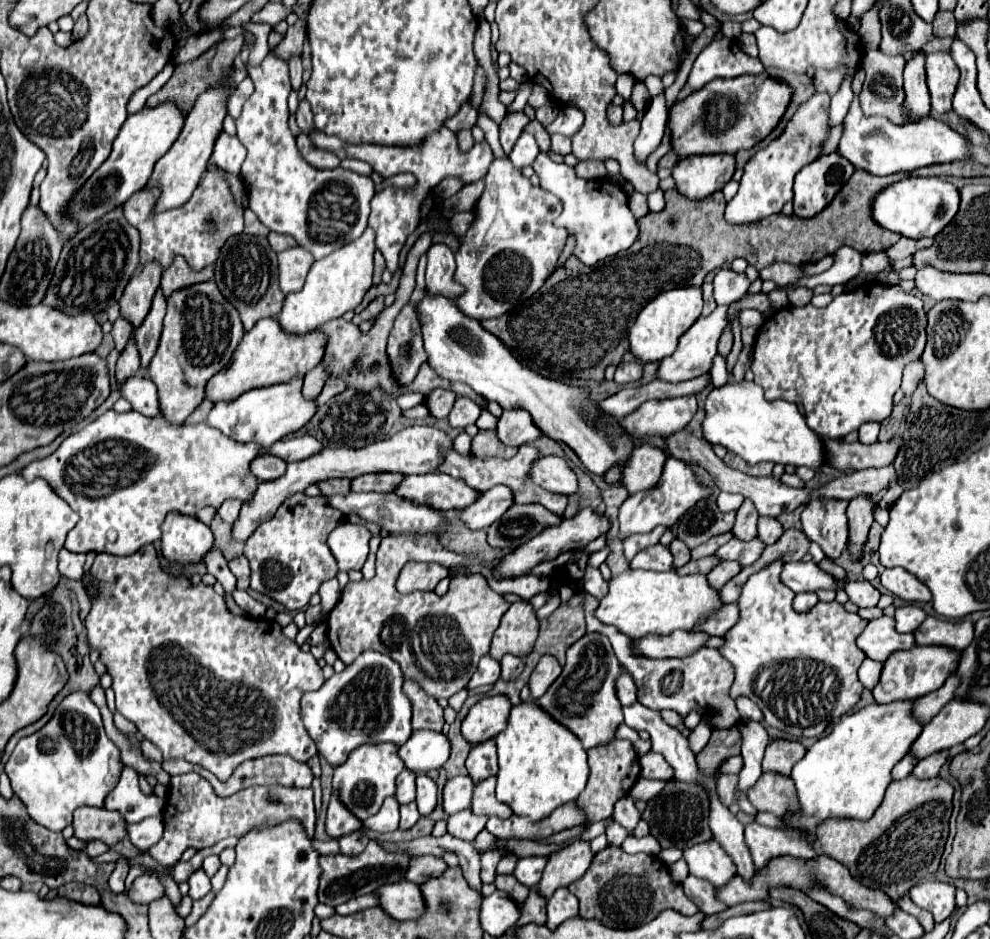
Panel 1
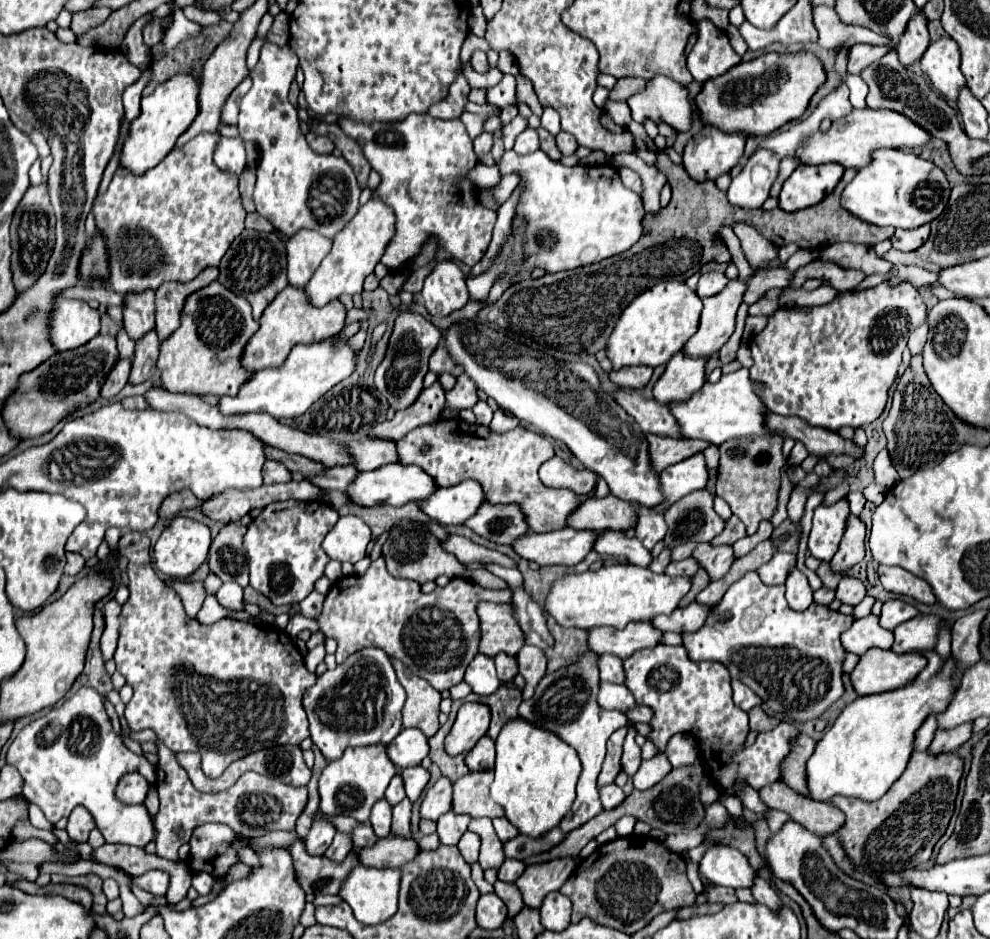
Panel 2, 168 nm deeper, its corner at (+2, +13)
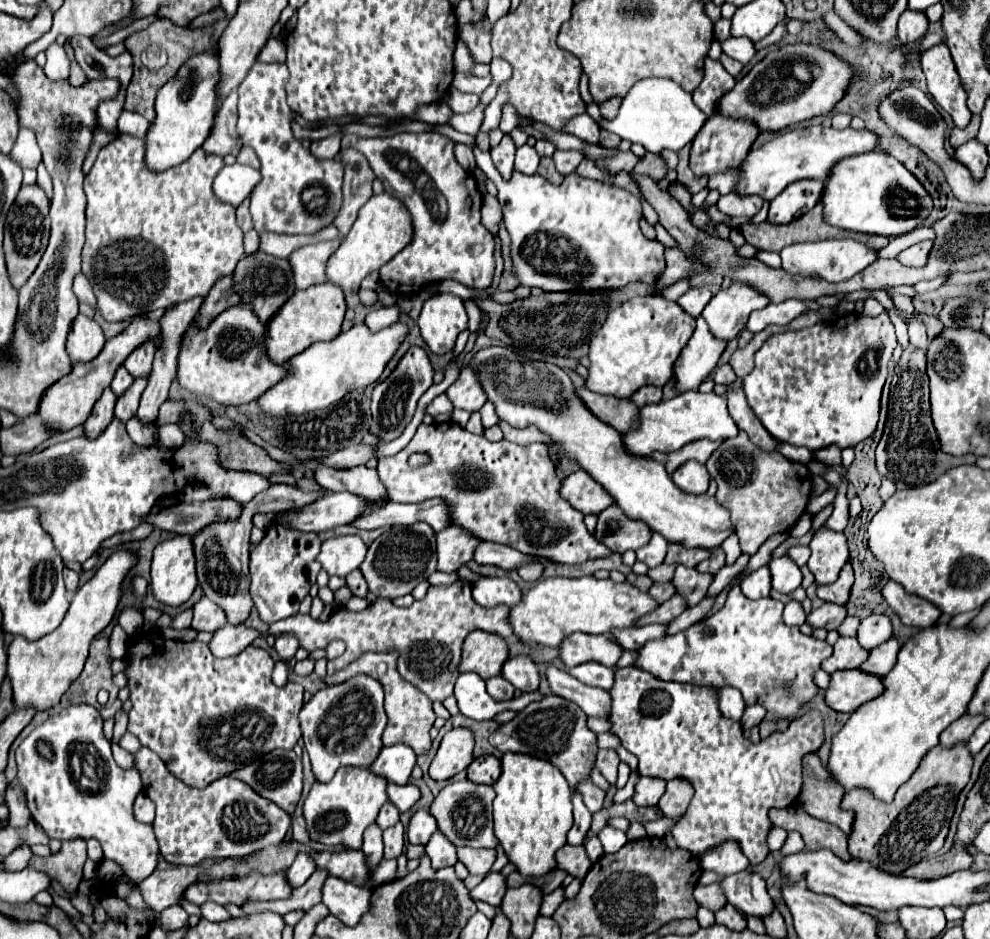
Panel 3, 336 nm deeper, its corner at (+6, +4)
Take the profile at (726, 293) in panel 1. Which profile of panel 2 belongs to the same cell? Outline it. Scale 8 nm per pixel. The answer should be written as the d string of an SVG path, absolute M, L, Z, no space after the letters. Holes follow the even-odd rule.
M706 272L700 276L700 282L698 282L698 296L700 298L706 298L706 296L714 296L716 292L724 290L724 286L728 284L730 280L726 278L724 272Z

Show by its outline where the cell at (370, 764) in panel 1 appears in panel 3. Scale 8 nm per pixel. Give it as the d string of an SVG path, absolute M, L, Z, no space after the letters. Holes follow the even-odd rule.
M342 767L328 783L314 783L304 801L306 831L312 841L324 845L342 845L344 849L360 849L362 833L376 821L380 807L388 801L386 781L366 767Z

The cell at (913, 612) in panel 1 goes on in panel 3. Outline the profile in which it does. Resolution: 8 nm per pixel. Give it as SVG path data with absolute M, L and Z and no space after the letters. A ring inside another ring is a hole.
M870 615L870 617L866 617L866 619L860 621L856 639L858 639L860 647L864 647L864 649L870 651L870 649L878 647L880 643L888 641L890 635L892 635L890 619L886 615Z

